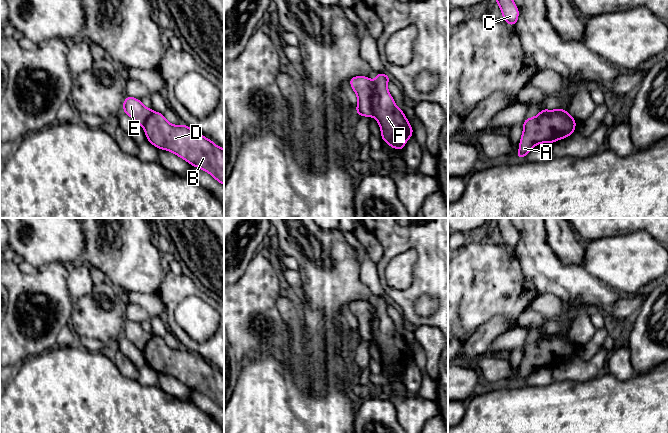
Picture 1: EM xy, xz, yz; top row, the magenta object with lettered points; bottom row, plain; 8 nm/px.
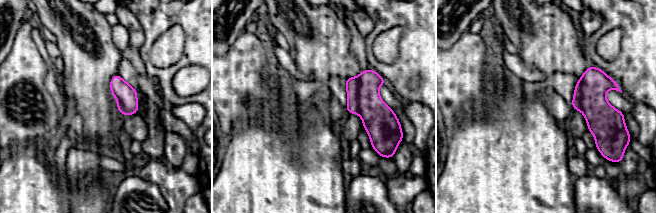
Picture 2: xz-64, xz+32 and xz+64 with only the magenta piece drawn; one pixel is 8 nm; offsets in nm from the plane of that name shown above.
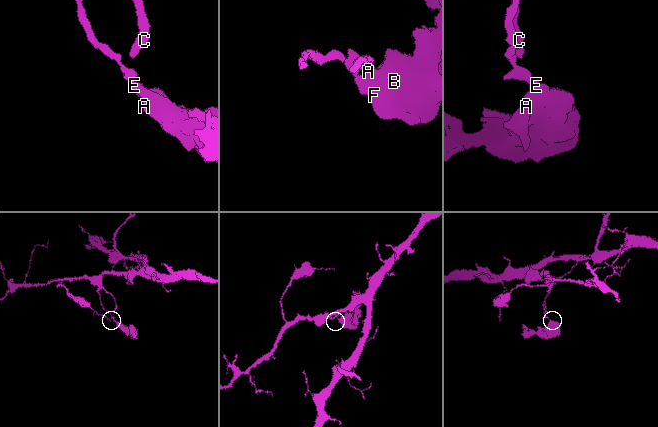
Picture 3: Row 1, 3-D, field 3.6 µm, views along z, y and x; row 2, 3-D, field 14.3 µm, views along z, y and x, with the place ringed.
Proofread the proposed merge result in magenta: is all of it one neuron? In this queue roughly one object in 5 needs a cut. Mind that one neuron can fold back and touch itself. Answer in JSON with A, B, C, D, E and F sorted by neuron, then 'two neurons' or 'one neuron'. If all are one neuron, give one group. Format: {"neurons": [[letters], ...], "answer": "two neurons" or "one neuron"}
{"neurons": [["A", "B", "D", "F"], ["C", "E"]], "answer": "two neurons"}

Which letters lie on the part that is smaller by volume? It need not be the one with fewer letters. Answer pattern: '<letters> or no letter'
A, B, D, F

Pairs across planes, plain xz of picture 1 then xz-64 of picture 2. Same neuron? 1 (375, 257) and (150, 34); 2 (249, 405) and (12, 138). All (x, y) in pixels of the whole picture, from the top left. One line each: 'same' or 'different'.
1: different
2: different

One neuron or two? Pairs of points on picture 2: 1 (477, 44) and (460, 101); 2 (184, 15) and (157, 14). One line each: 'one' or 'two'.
1: one
2: one

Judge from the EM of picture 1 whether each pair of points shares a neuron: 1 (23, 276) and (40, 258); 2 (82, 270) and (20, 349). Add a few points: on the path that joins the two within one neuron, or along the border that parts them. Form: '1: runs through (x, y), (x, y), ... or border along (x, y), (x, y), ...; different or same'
1: border along (51, 262), (38, 269), (27, 268); different
2: border along (69, 267), (67, 289), (74, 300); different

